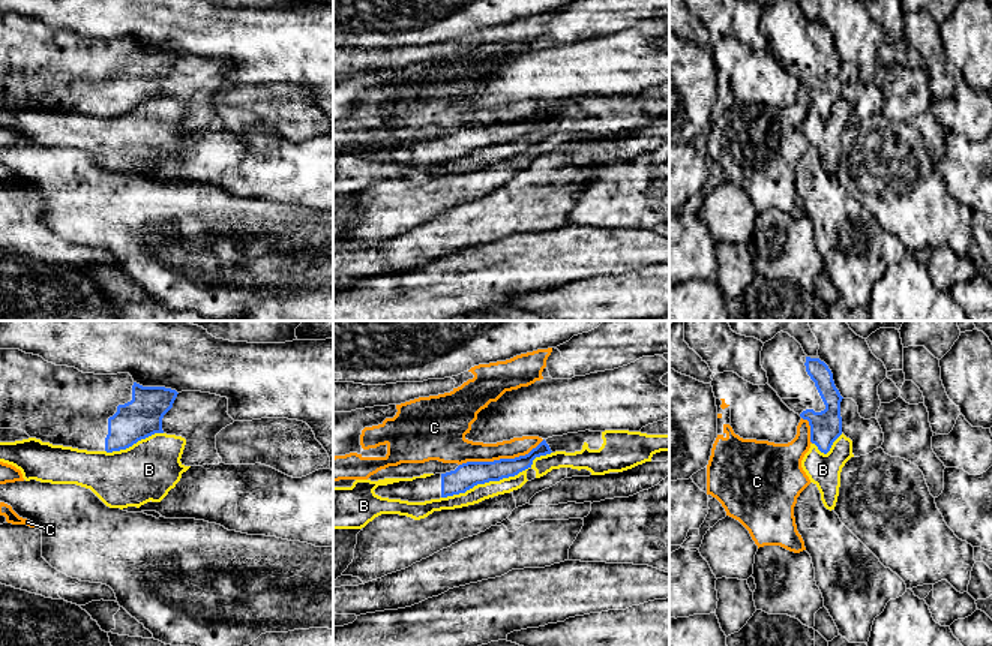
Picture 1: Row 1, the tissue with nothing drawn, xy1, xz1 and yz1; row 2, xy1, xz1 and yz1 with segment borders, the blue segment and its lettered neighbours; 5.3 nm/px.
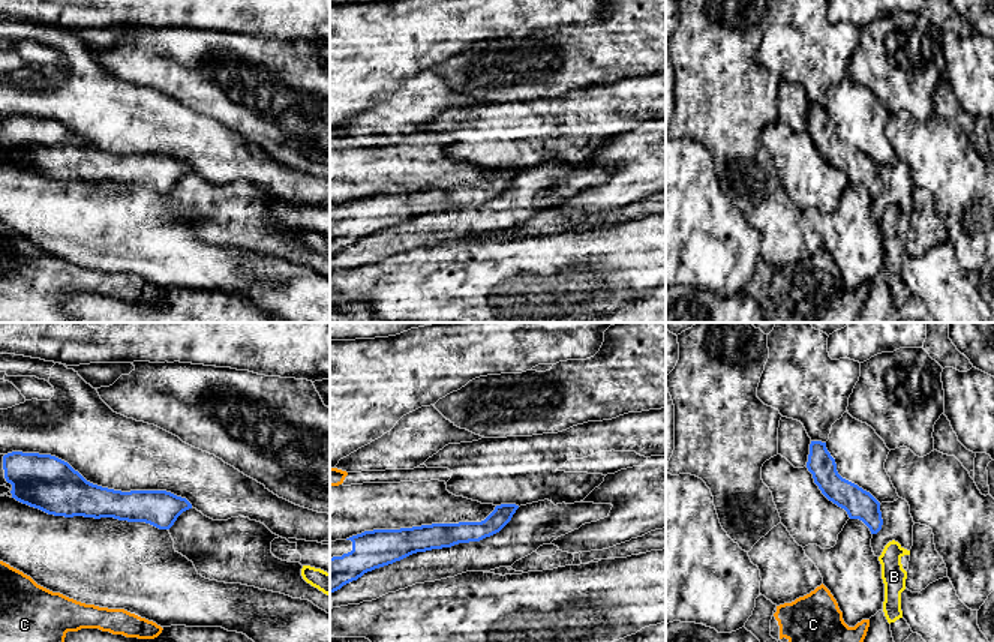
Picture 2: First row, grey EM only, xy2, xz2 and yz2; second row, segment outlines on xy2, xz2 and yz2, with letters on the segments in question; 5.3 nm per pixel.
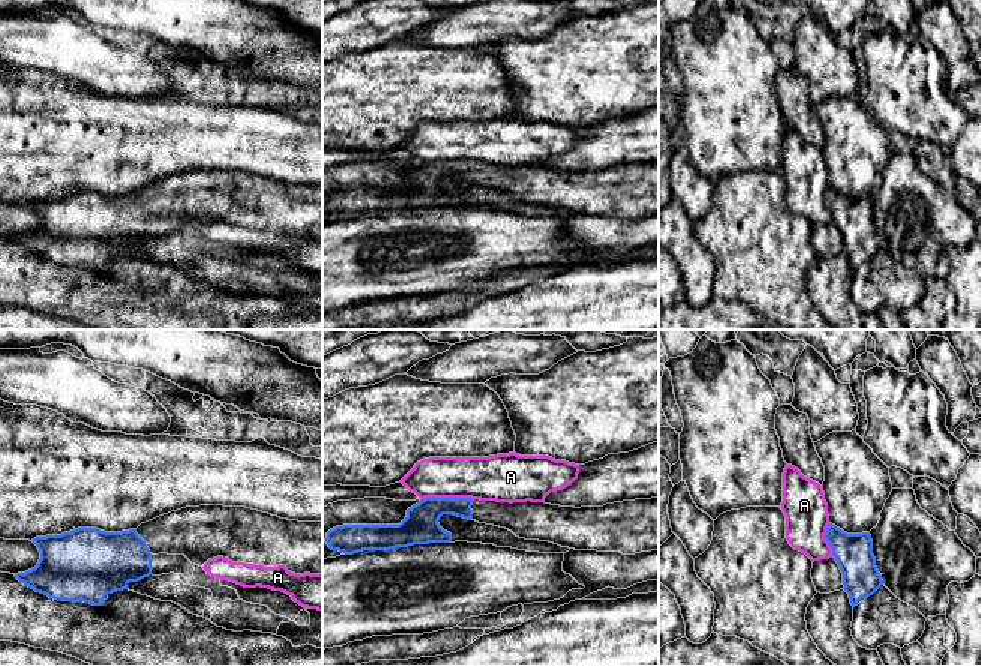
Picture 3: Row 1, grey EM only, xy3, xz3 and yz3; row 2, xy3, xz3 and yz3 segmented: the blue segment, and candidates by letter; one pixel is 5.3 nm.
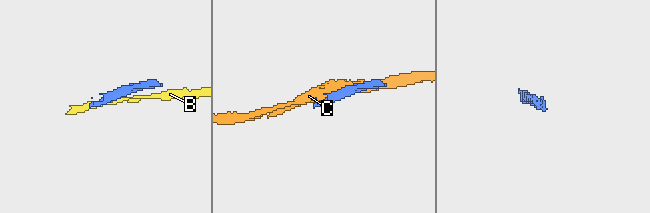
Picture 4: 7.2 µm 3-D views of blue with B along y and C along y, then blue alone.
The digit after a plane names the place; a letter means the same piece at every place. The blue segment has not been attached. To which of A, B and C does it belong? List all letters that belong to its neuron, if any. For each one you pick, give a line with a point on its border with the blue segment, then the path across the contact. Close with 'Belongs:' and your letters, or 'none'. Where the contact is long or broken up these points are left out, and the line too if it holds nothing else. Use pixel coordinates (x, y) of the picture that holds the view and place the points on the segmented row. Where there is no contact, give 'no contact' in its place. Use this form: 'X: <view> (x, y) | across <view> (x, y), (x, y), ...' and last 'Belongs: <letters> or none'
Belongs: none

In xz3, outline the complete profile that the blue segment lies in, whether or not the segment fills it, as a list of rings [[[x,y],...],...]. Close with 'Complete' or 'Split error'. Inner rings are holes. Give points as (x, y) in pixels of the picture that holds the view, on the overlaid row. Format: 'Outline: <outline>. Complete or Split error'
Outline: [[[424,498],[406,510],[406,518],[399,525],[344,525],[327,532],[326,543],[332,550],[354,555],[363,550],[390,550],[414,544],[450,543],[452,534],[444,531],[438,520],[442,514],[453,514],[478,524],[494,525],[512,531],[516,537],[525,540],[538,540],[568,548],[574,550],[620,552],[634,555],[640,552],[658,550],[658,498],[634,500],[606,504],[603,507],[560,507],[544,502],[496,502],[471,498]]]. Split error

